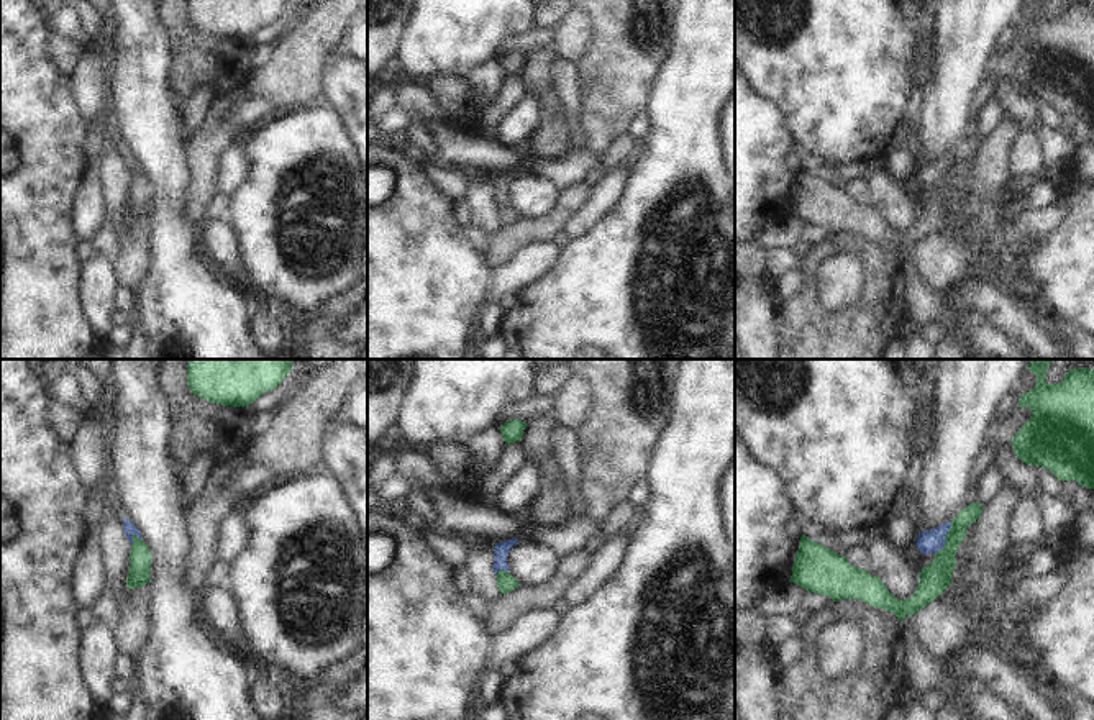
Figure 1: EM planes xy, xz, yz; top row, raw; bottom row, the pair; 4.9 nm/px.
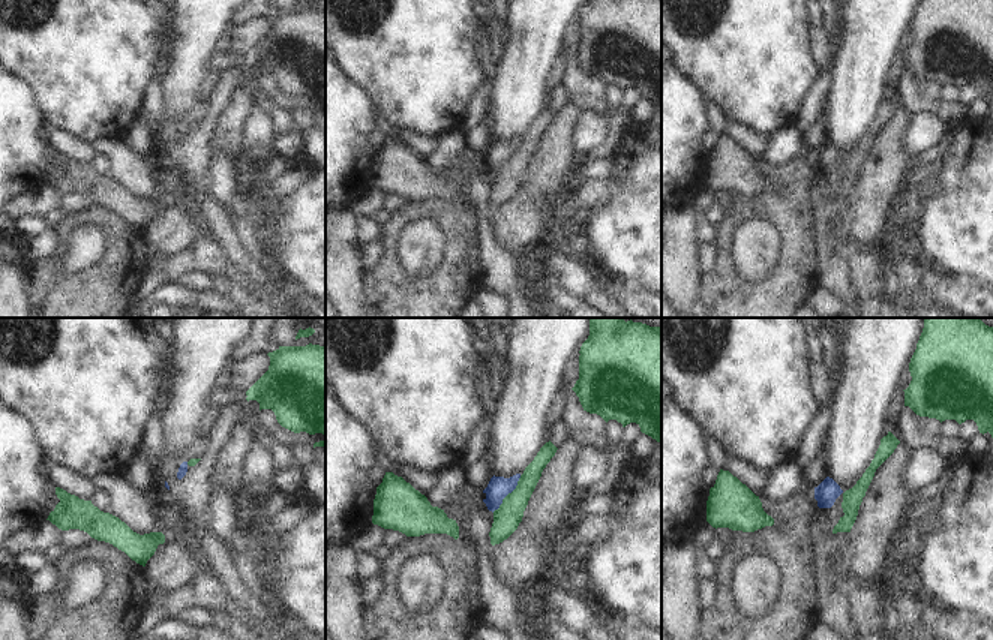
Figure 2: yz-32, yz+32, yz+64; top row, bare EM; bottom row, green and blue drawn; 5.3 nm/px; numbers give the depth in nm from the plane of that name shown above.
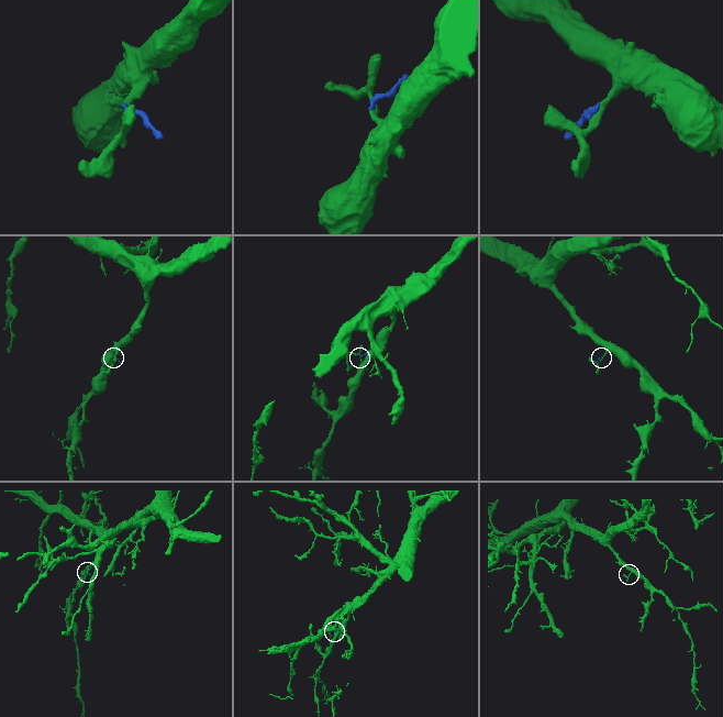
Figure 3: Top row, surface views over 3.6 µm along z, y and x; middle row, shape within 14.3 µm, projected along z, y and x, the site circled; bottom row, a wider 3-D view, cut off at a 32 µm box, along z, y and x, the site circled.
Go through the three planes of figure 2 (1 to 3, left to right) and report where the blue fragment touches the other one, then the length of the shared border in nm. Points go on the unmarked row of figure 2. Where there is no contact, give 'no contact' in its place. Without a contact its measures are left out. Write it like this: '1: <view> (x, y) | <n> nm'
1: no contact
2: yz+32 (507, 159) | 260 nm
3: no contact

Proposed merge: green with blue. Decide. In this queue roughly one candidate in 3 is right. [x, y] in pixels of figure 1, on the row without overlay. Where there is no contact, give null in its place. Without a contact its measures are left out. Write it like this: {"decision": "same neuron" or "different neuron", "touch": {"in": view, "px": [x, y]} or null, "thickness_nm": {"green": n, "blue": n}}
{"decision": "different neuron", "touch": {"in": "yz", "px": [945, 171]}, "thickness_nm": {"green": 150, "blue": 120}}

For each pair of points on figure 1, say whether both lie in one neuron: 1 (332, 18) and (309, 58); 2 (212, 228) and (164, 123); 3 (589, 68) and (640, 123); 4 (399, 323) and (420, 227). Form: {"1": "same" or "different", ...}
{"1": "same", "2": "different", "3": "different", "4": "same"}

